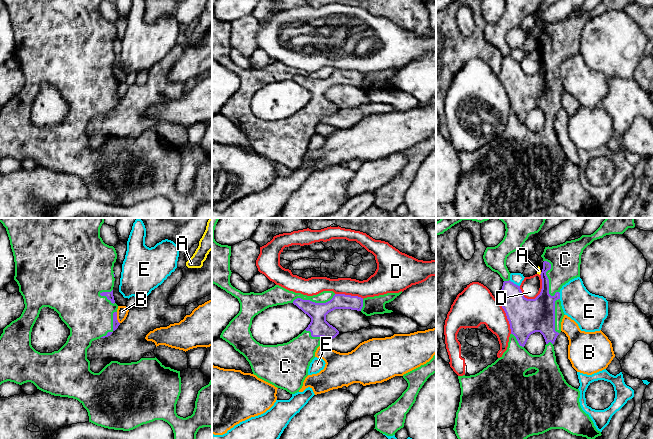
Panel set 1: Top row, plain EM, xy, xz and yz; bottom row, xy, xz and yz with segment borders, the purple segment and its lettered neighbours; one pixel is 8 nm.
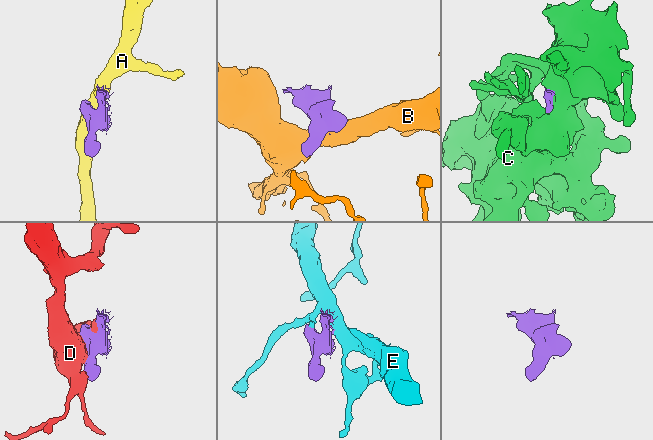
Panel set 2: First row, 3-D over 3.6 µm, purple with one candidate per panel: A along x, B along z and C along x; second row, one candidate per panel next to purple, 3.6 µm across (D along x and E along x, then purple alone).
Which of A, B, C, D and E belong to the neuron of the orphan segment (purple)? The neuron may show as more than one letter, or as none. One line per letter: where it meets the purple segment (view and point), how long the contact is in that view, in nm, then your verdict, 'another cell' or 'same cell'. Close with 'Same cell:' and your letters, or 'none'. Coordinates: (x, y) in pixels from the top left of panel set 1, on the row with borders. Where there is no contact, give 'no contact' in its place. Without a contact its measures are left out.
A: contact yz (541, 273); length 30 nm; another cell
B: contact xy (116, 318); length 100 nm; another cell
C: contact yz (547, 278); length 300 nm; same cell
D: contact yz (541, 291); length 240 nm; another cell
E: contact yz (513, 283); length 100 nm; another cell
Same cell: C

